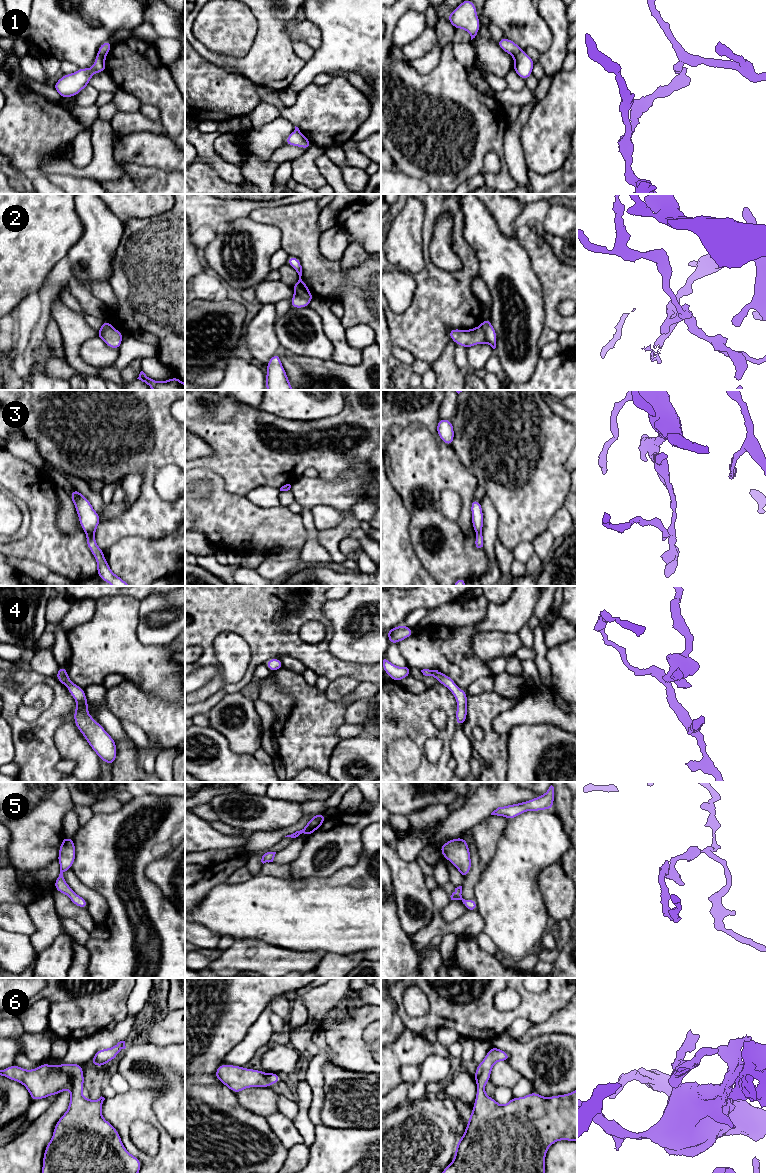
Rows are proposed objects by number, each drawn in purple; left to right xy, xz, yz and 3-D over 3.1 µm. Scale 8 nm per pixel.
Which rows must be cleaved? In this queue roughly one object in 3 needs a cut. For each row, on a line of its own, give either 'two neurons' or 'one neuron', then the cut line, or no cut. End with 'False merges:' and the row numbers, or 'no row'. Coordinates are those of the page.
1: two neurons | xy (97, 53), (105, 56)
2: two neurons | yz (480, 326), (485, 339), (489, 343)
3: one neuron | no cut
4: one neuron | no cut
5: one neuron | no cut
6: one neuron | no cut
False merges: 1, 2

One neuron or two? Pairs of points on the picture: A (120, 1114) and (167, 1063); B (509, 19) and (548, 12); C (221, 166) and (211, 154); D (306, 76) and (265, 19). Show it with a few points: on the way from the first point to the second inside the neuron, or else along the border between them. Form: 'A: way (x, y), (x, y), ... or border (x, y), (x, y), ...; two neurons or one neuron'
A: border (130, 1088), (159, 1090), (162, 1093); two neurons
B: border (537, 10), (552, 34); two neurons
C: way (218, 163), (212, 157); one neuron
D: border (306, 62), (288, 87); two neurons

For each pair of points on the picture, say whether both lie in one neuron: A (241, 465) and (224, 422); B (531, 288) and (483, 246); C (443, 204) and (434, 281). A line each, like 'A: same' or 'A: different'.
A: same
B: same
C: same

